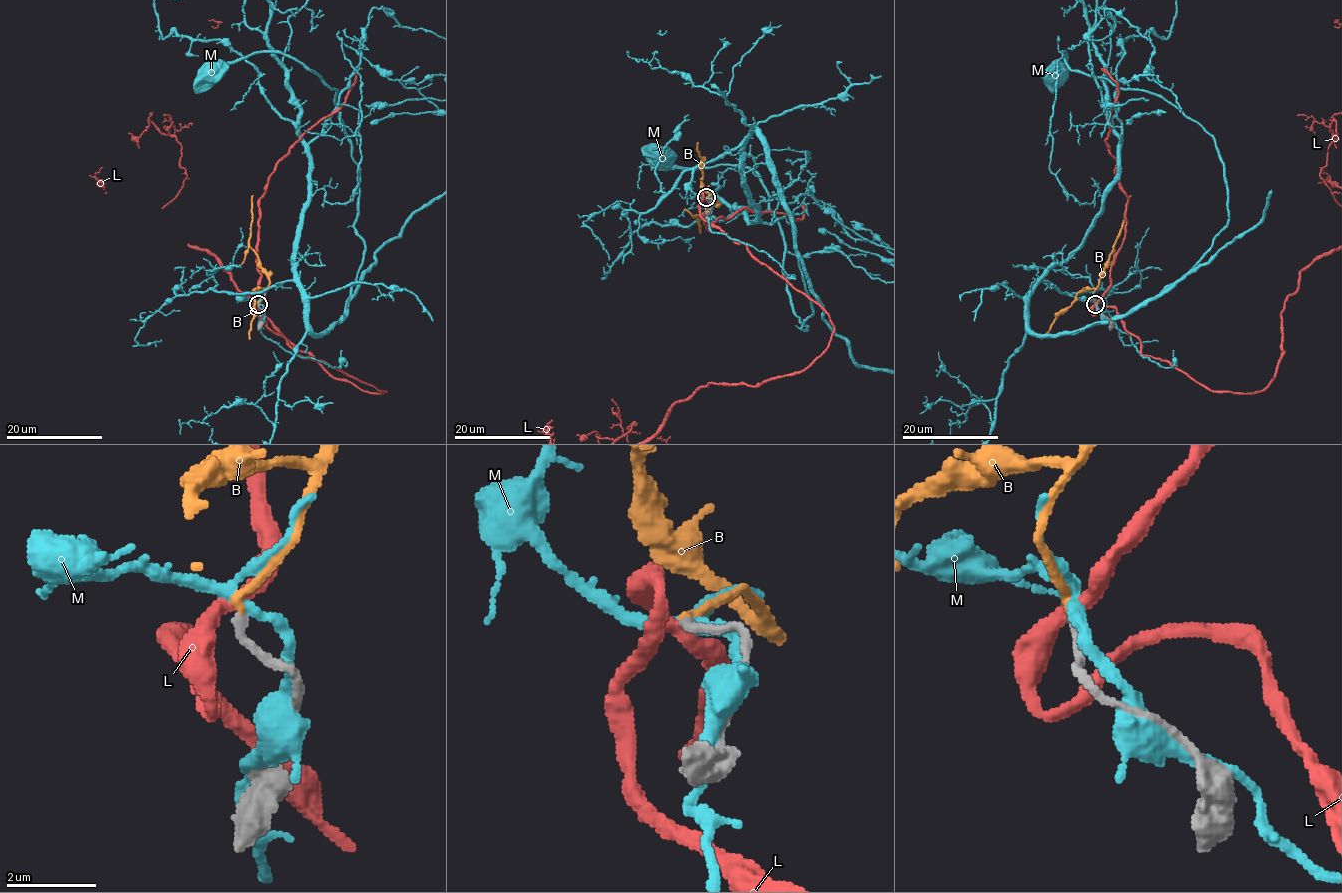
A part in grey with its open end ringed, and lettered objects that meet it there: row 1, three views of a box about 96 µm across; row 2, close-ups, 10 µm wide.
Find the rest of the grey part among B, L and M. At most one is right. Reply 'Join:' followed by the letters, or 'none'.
Join: B

